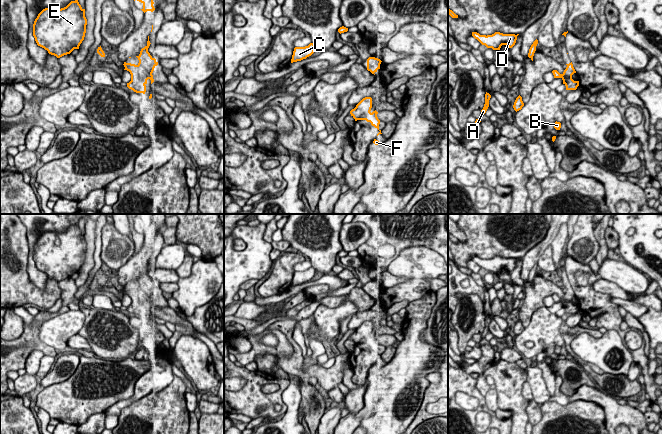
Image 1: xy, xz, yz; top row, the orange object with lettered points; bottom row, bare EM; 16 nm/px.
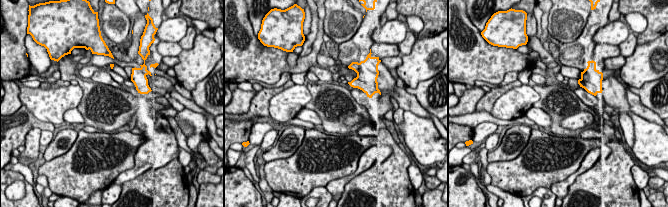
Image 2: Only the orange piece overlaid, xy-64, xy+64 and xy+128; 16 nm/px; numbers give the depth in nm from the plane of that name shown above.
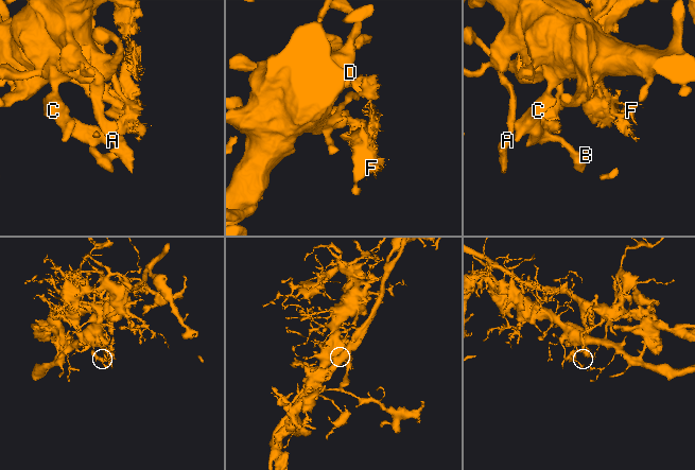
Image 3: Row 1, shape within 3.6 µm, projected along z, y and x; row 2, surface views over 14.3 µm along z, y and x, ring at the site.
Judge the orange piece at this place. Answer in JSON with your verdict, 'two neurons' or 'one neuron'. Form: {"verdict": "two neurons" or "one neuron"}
{"verdict": "two neurons"}

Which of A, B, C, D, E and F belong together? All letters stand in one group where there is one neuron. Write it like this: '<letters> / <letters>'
A B C D E / F

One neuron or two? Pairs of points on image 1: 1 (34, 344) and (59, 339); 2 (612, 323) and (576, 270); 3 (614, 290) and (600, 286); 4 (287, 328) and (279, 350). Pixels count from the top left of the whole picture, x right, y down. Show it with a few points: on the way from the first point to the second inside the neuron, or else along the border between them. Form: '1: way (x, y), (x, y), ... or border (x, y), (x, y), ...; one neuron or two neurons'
1: border (44, 320), (39, 329), (39, 339), (57, 352); two neurons
2: way (604, 309), (593, 303), (575, 285); one neuron
3: way (611, 289), (603, 286); one neuron
4: border (269, 326), (291, 344), (289, 357); two neurons

